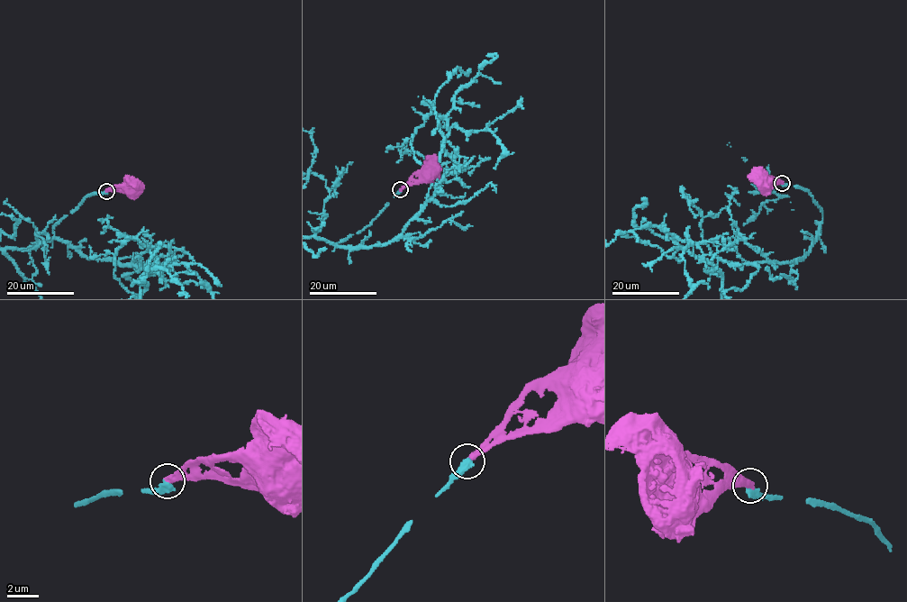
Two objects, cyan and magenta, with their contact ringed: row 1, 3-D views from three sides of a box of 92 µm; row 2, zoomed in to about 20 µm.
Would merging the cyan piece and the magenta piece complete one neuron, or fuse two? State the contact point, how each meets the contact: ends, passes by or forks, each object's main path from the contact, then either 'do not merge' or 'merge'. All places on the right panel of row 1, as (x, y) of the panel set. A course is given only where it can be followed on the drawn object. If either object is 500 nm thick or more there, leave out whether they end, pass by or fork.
(782, 183) | cyan ends | magenta ends | cyan via (782, 182), (808, 191), (822, 214), (801, 260), (737, 265), (676, 237), (719, 276), (689, 201), (697, 215) | magenta via (782, 182), (768, 177), (762, 182), (765, 184) | do not merge

